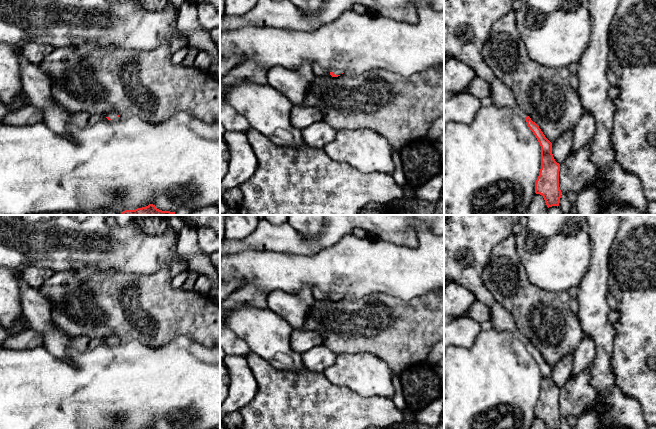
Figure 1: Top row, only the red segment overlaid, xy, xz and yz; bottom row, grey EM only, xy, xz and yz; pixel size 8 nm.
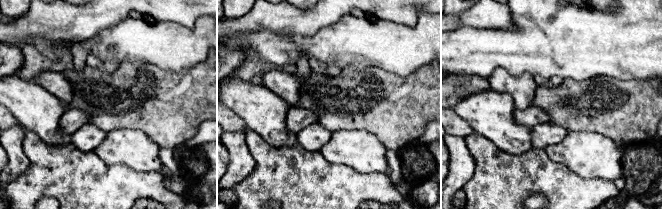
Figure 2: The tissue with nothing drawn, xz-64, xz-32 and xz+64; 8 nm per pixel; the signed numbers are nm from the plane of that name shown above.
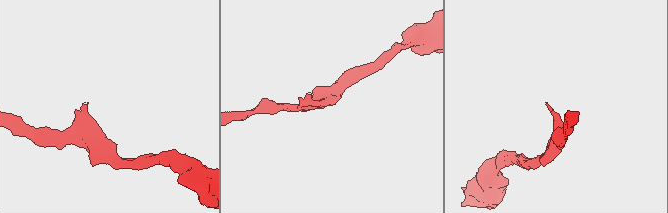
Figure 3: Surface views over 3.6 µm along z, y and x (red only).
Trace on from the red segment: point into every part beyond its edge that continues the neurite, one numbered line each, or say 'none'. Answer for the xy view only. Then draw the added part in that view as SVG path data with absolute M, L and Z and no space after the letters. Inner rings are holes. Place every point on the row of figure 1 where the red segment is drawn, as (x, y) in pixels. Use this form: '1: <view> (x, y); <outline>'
1: xy (113, 115); M115 111L107 113L106 117L109 117L111 120L117 120L119 118L117 112Z

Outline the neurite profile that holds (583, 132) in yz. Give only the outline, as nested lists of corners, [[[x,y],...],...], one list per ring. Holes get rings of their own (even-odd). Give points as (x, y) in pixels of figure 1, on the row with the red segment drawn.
[[[583,110],[580,120],[572,129],[574,136],[572,152],[576,152],[591,143],[595,130],[596,125],[594,117],[588,111]]]

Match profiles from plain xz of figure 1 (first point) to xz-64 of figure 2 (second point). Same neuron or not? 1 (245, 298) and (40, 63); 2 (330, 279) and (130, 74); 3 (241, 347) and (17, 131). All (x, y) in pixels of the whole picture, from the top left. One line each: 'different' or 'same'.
1: same
2: different
3: different

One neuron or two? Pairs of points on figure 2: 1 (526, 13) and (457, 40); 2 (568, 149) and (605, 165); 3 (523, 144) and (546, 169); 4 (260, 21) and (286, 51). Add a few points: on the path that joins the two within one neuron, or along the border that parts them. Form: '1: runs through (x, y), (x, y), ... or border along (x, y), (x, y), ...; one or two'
1: runs through (517, 33), (510, 40), (477, 40); one
2: runs through (577, 151), (596, 157); one
3: border along (532, 147), (520, 154), (509, 154), (506, 152); two
4: border along (246, 31), (272, 31), (292, 35); two

